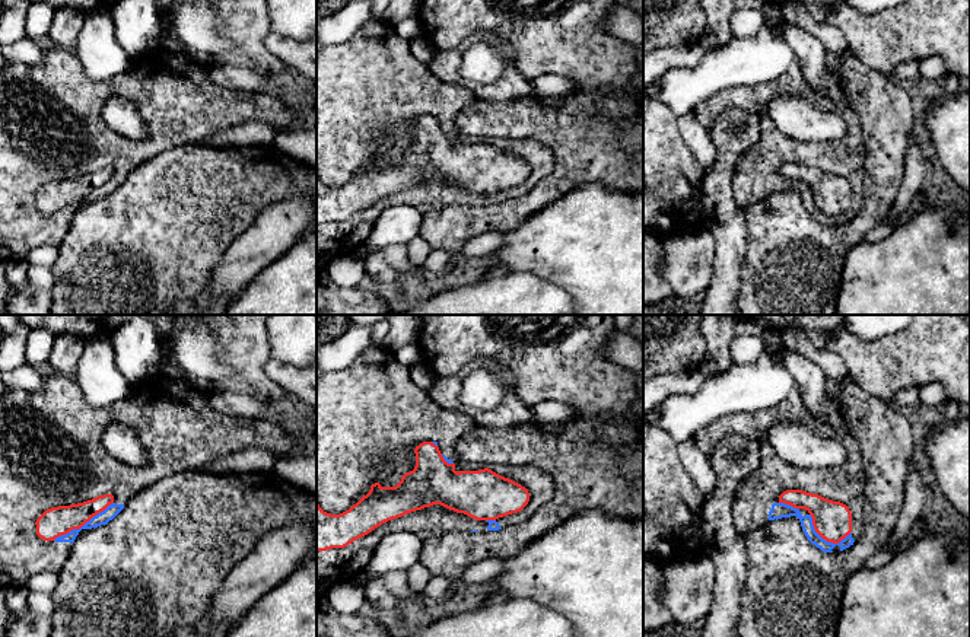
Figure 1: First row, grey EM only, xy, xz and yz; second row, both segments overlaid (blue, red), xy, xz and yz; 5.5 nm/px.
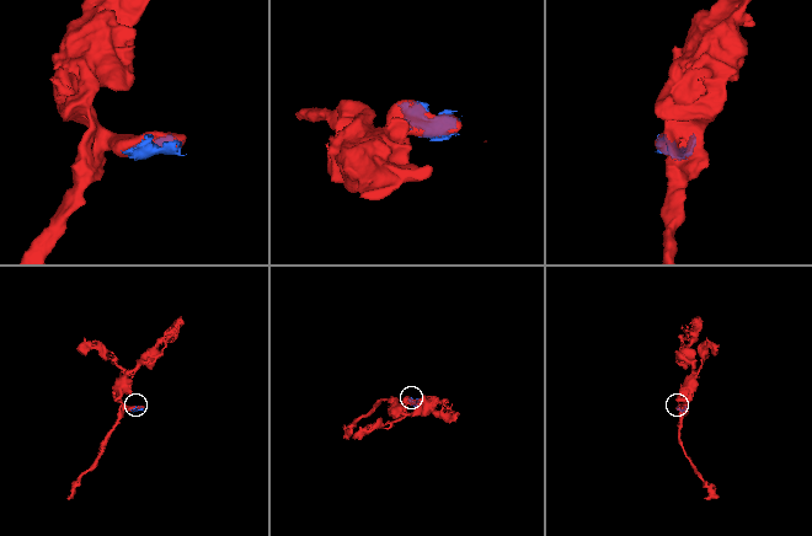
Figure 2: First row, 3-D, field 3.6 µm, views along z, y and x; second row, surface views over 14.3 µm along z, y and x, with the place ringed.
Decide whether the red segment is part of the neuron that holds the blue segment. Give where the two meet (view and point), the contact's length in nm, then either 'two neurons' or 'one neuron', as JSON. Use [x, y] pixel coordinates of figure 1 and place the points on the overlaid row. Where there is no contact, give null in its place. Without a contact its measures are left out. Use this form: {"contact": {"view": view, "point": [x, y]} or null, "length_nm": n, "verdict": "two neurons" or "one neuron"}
{"contact": {"view": "xy", "point": [83, 525]}, "length_nm": 400, "verdict": "two neurons"}

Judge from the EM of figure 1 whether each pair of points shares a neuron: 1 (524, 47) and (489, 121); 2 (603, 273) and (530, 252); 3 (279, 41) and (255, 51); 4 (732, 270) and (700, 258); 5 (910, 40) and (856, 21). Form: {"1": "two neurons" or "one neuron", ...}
{"1": "two neurons", "2": "one neuron", "3": "two neurons", "4": "two neurons", "5": "one neuron"}

